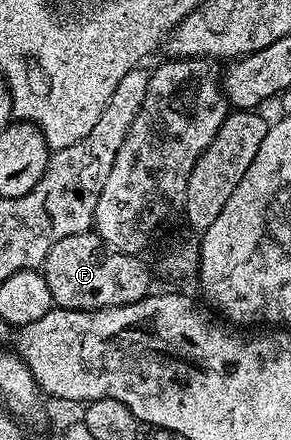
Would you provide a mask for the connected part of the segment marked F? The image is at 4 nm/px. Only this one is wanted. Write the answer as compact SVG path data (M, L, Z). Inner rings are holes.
M93 230L61 238L49 250L41 273L42 283L57 308L92 312L98 308L125 306L137 302L152 291L151 272L139 256L113 250Z

